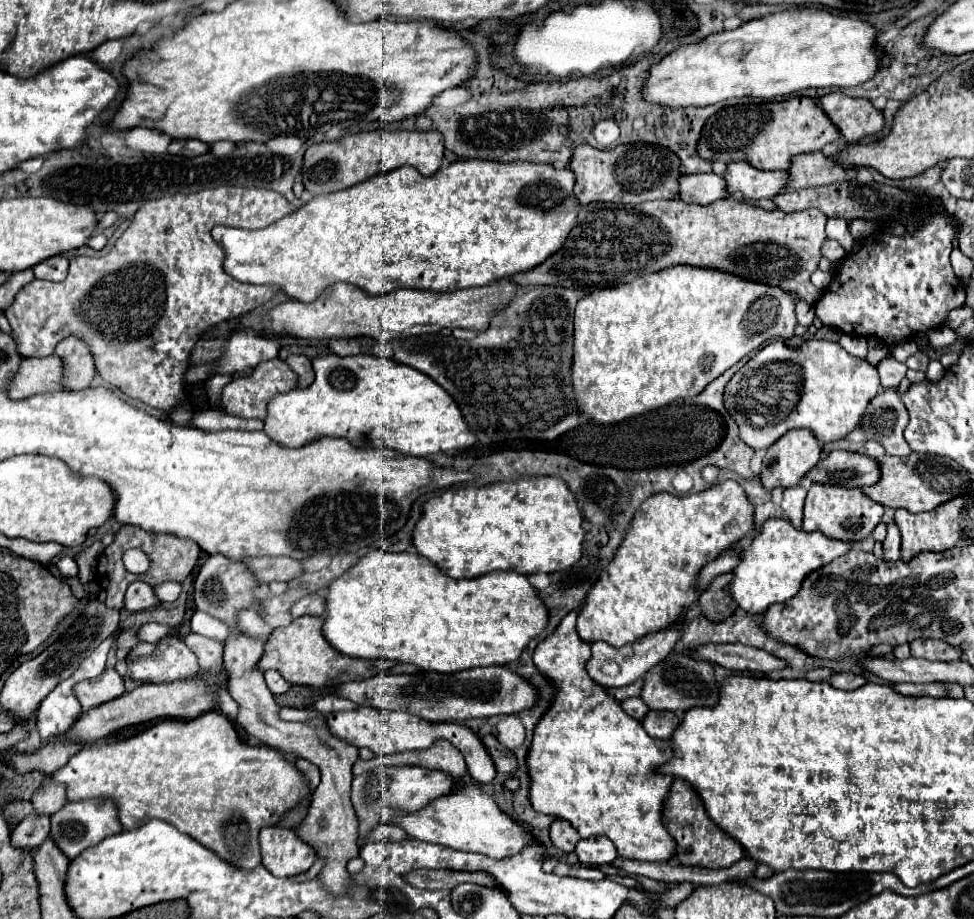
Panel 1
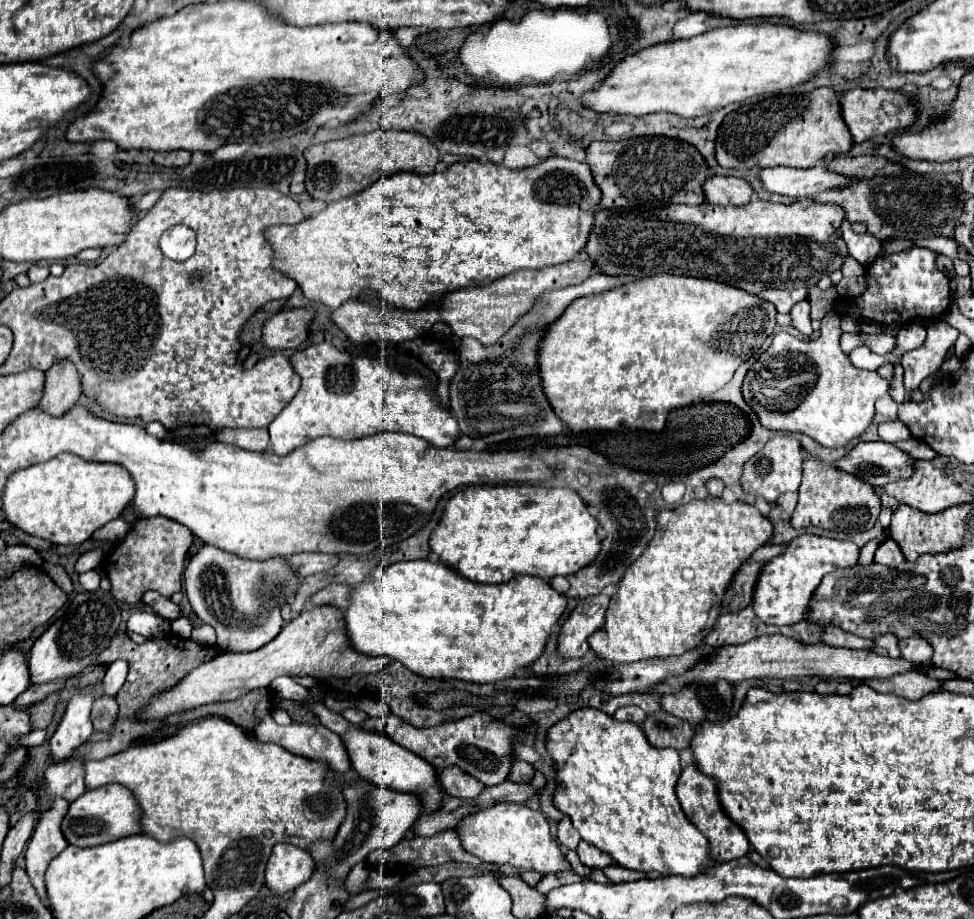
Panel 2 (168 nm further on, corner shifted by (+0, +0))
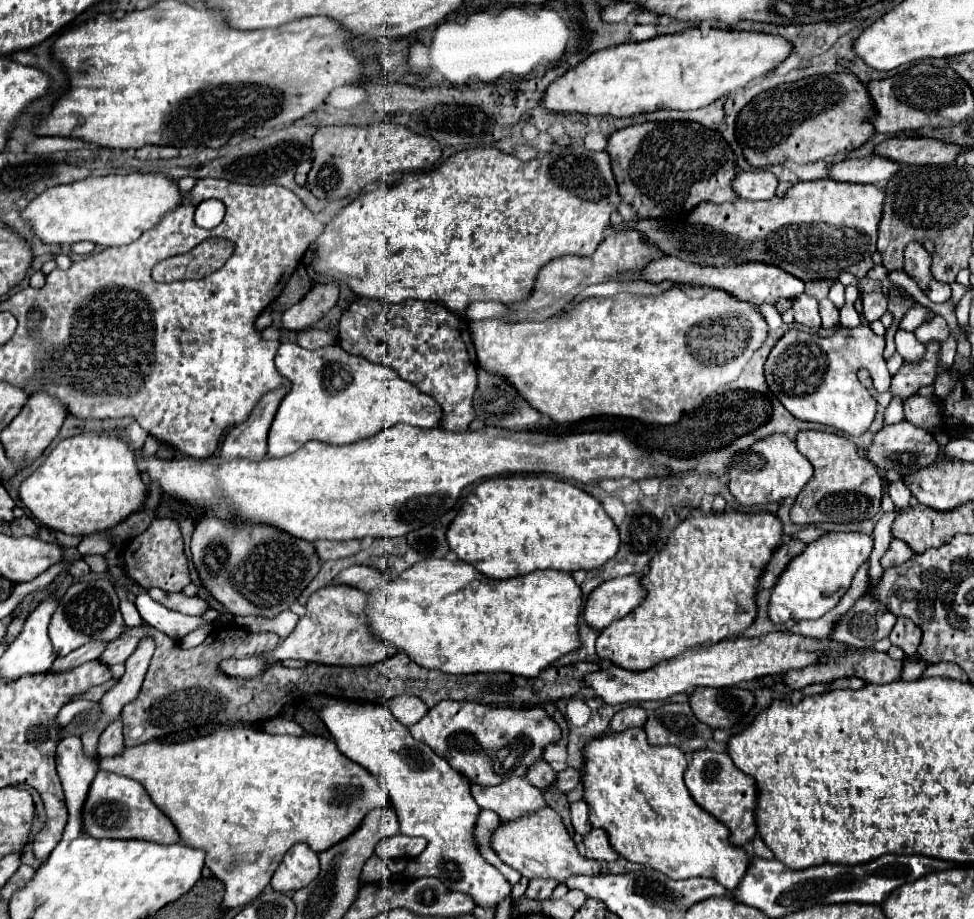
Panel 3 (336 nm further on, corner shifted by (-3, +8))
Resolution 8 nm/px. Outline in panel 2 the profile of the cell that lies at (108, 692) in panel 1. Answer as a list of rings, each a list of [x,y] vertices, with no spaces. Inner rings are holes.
[[[99,695],[93,701],[93,709],[91,709],[93,727],[97,731],[109,731],[111,723],[115,723],[117,719],[117,711],[119,711],[119,705],[113,695]]]

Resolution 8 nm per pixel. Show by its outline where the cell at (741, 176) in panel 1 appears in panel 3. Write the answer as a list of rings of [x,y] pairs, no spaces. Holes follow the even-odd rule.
[[[870,155],[864,159],[844,159],[830,165],[830,177],[850,183],[874,183],[886,185],[900,169],[900,163],[880,155]]]

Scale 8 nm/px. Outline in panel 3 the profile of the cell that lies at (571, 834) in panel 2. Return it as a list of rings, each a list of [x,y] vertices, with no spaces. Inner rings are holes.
[[[584,799],[572,803],[572,807],[570,807],[570,811],[572,811],[572,827],[580,835],[588,835],[590,829],[592,829],[592,825],[588,823],[588,809],[590,807],[588,807],[588,803]]]

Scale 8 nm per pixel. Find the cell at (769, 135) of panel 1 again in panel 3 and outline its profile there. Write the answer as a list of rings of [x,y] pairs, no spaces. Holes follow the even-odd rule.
[[[814,75],[756,95],[738,115],[738,139],[744,145],[748,163],[754,167],[768,167],[784,161],[824,161],[862,147],[874,135],[874,125],[870,123],[870,119],[876,117],[874,113],[872,97],[856,75]],[[752,129],[754,141],[748,143]]]

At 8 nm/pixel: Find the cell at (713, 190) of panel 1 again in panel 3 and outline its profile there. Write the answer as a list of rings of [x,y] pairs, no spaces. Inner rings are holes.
[[[740,171],[734,179],[734,191],[742,199],[770,199],[776,195],[778,179],[770,171]]]

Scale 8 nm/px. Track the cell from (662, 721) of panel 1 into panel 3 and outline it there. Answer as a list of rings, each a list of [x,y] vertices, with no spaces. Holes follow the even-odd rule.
[[[666,703],[648,715],[644,725],[652,745],[674,745],[684,753],[706,747],[714,729],[698,721],[688,703]]]

